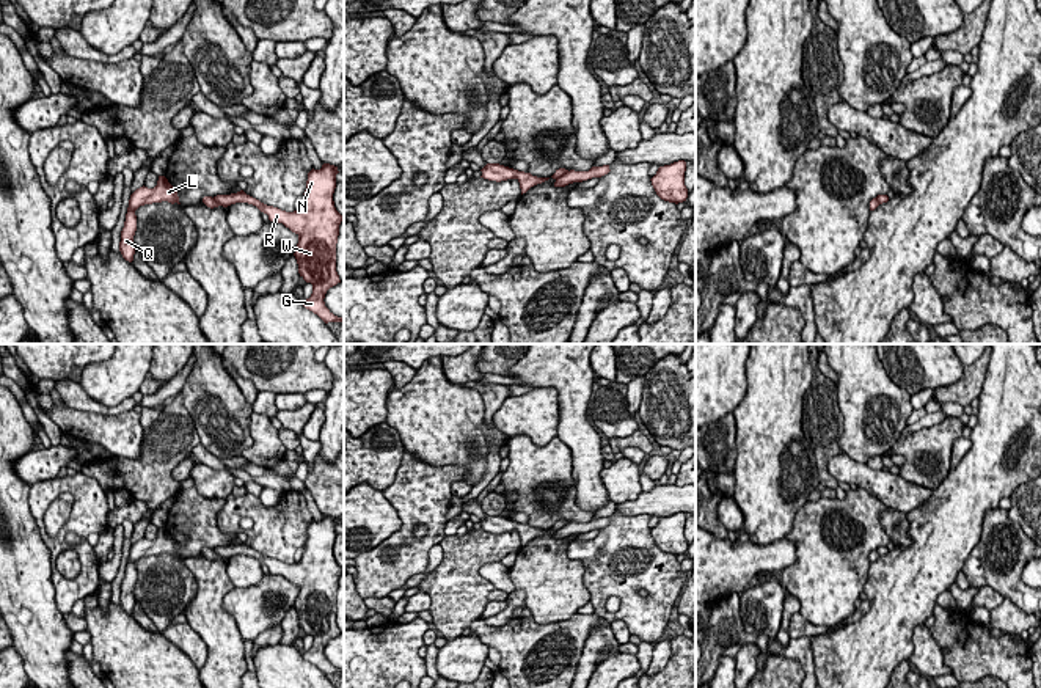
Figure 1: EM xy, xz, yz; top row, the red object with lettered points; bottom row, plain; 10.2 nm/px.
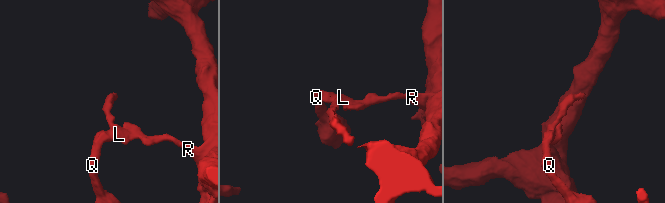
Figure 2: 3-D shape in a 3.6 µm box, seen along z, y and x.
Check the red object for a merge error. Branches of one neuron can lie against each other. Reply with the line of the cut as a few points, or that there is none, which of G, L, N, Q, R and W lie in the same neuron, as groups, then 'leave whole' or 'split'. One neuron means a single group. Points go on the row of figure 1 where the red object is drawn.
xz (567, 170), (555, 178) | G N R W / L Q | split

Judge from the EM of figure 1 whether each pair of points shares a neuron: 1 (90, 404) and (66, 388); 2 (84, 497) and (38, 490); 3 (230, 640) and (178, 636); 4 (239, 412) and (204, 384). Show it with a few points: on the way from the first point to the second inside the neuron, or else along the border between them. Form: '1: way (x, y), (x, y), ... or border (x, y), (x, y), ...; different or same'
1: way (84, 402), (73, 395); same
2: way (73, 487), (49, 489); same
3: border (187, 622), (206, 646), (206, 662), (200, 669); different
4: way (231, 410), (212, 391); same

